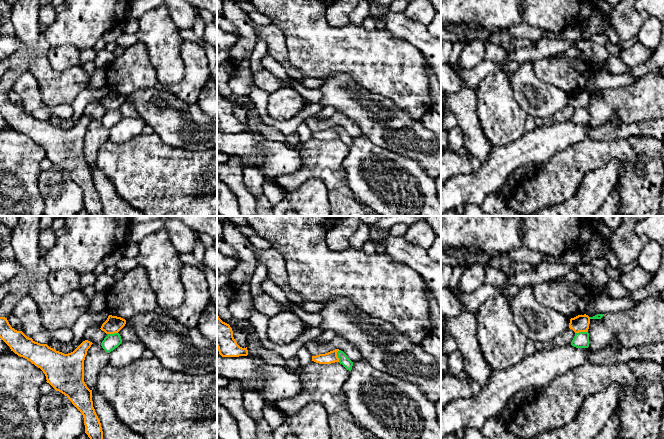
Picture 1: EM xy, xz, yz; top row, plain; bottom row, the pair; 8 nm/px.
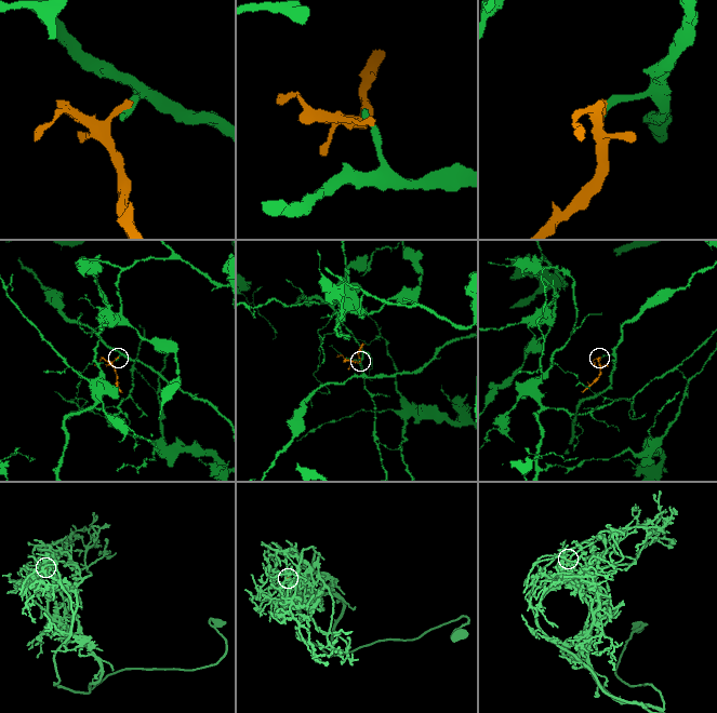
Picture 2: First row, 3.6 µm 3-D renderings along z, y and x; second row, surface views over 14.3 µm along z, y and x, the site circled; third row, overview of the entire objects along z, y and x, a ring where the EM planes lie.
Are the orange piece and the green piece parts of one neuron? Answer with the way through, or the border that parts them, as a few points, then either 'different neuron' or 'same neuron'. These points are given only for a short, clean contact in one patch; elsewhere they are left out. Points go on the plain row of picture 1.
border along yz (587, 106), (575, 109); different neuron

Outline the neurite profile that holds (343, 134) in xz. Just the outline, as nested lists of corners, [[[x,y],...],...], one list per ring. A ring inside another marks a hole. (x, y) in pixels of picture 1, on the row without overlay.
[[[341,126],[337,128],[339,134],[339,139],[342,140],[347,146],[351,147],[353,138],[348,134],[348,132]]]

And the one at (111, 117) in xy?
[[[119,109],[108,110],[101,119],[102,124],[110,129],[122,119]]]

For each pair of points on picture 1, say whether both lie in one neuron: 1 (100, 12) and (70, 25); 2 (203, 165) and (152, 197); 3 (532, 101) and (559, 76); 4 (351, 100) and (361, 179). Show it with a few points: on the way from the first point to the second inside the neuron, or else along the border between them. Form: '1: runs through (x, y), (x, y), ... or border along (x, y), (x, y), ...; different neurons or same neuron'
1: runs through (93, 12), (77, 24); same neuron
2: runs through (190, 178), (181, 187), (165, 187); same neuron
3: border along (533, 68), (533, 72), (538, 78), (570, 94); different neurons
4: border along (362, 132), (373, 143), (381, 147); different neurons

